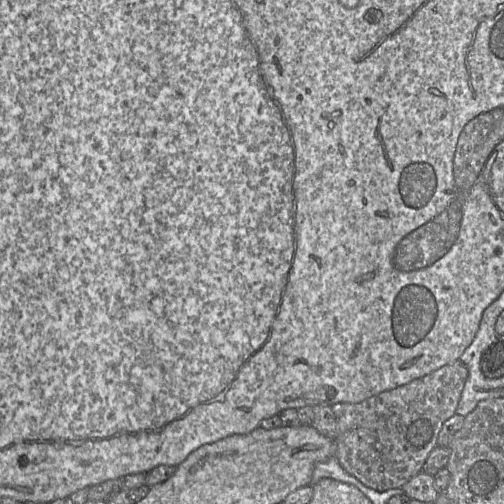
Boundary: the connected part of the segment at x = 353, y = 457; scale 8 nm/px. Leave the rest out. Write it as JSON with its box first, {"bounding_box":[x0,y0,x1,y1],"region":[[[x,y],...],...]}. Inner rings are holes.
{"bounding_box":[331,360,468,491],"region":[[[457,360],[403,386],[384,391],[359,403],[337,403],[331,406],[337,421],[335,457],[343,469],[365,486],[376,491],[401,488],[423,470],[430,452],[438,446],[443,423],[456,414],[468,377],[466,365]]]}

